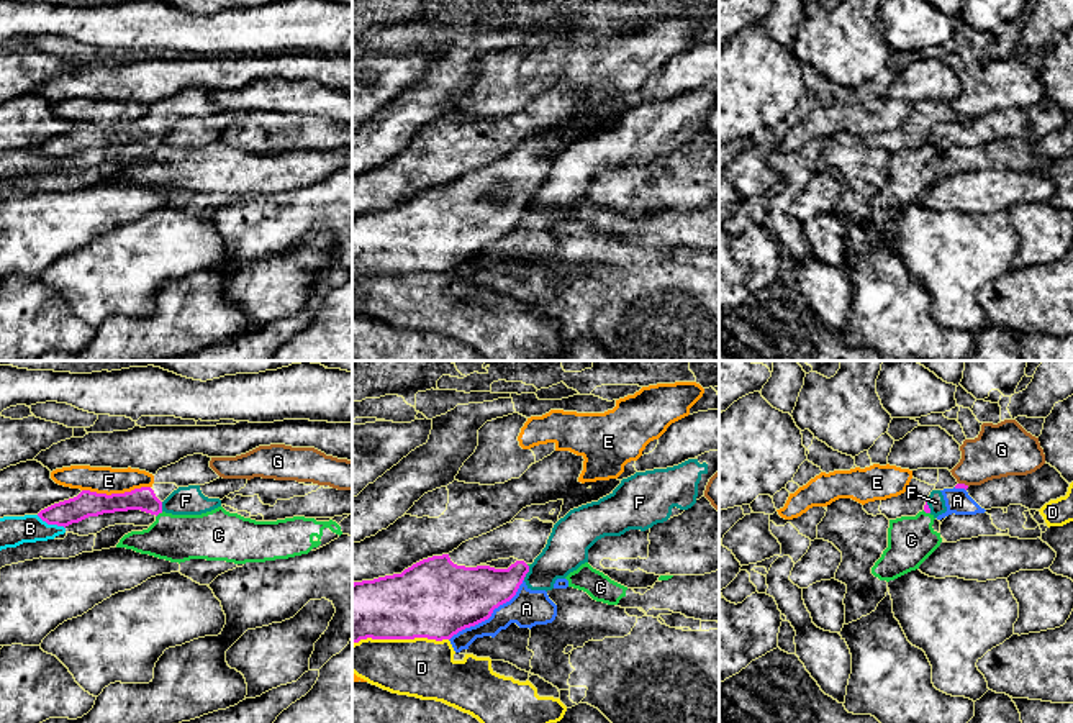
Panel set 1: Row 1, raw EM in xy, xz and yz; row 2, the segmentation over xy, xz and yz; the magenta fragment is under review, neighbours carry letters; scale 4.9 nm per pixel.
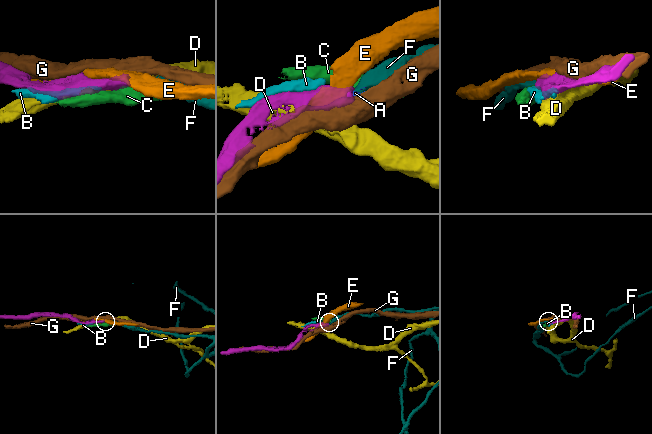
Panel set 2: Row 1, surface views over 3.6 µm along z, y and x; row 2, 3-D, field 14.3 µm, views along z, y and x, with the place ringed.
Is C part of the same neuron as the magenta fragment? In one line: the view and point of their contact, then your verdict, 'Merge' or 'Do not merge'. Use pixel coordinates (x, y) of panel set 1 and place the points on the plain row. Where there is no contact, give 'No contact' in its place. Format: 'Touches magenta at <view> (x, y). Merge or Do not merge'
Touches magenta at xy (159, 145). Do not merge

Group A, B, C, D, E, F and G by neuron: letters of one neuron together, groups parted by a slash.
A F / B C / D / E / G

